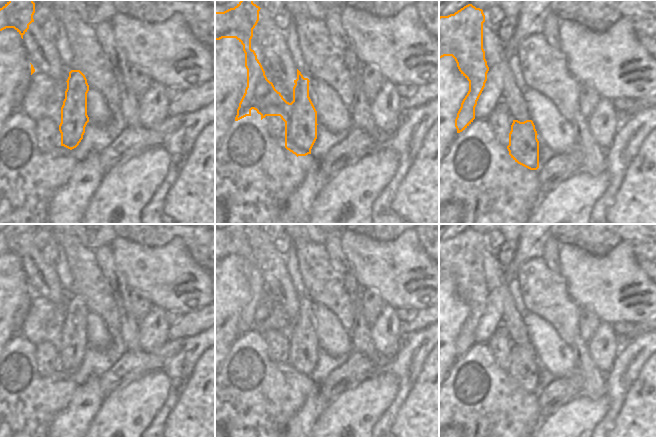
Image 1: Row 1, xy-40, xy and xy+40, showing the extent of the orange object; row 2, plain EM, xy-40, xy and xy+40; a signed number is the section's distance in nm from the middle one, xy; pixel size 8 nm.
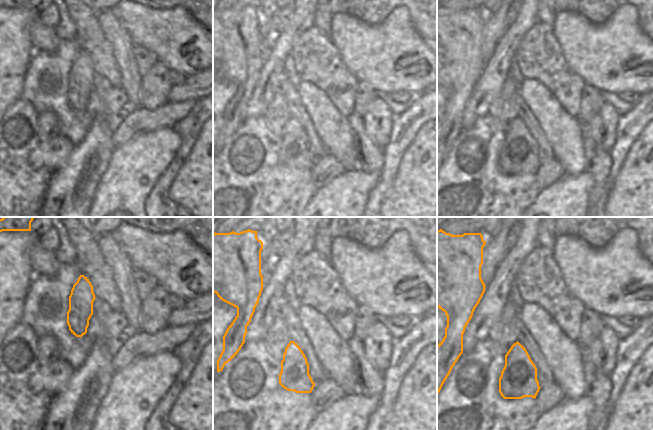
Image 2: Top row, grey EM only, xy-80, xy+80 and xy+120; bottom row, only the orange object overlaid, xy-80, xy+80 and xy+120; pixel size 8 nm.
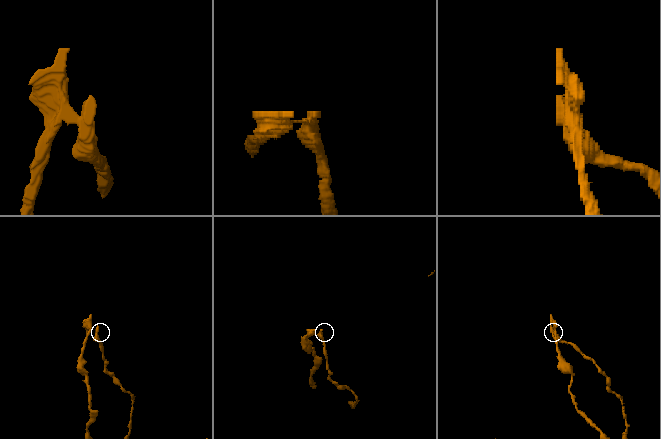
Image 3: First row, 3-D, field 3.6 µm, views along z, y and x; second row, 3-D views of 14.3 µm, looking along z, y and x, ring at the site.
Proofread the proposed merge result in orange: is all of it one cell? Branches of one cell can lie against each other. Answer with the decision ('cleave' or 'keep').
cleave

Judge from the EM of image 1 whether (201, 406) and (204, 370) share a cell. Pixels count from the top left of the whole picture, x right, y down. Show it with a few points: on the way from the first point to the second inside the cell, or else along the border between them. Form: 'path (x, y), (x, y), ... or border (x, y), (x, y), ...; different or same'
path (201, 397), (201, 387), (204, 379); same

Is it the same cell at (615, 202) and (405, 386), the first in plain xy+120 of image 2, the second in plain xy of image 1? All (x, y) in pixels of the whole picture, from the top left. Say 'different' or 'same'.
different

